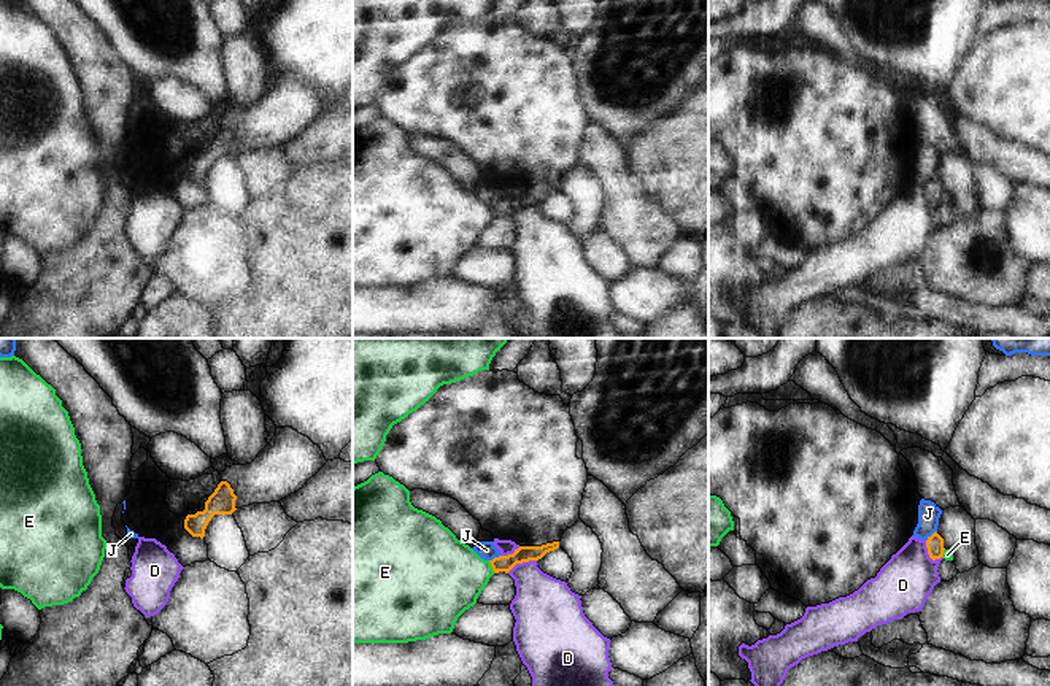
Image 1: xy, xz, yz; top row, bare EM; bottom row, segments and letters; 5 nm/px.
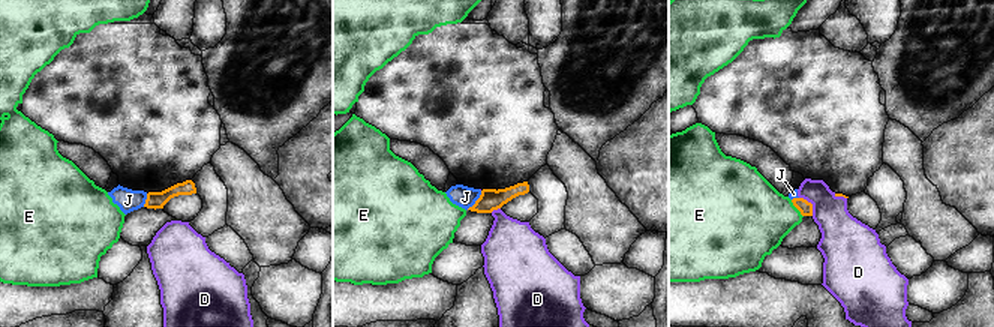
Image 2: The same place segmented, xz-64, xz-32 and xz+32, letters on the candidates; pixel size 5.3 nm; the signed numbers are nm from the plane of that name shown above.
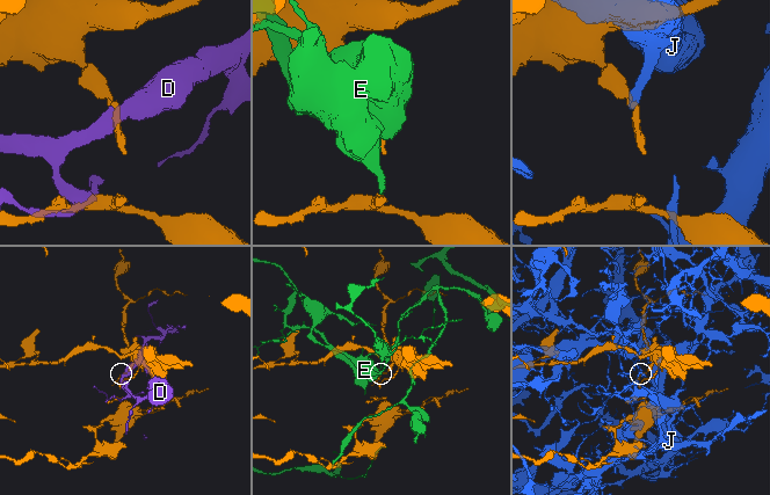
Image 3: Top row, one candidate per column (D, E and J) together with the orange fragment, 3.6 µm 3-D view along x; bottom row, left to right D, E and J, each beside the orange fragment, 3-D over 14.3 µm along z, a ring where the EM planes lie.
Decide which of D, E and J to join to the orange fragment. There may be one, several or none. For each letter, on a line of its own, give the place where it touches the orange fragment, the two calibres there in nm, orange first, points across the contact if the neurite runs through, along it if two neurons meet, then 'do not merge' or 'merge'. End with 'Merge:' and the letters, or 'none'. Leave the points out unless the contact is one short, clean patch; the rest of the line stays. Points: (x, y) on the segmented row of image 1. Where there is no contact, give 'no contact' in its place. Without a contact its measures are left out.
D: meets orange in yz at (928, 553); 90 nm thick on the orange side, 280 nm on the other; do not merge
E: meets orange in xz at (491, 566); 80 nm thick on the orange side, 400 nm on the other; border along xz (488, 561), (494, 572); do not merge
J: meets orange in xz at (494, 558); 80 nm thick on the orange side, 90 nm on the other; do not merge
Merge: none

